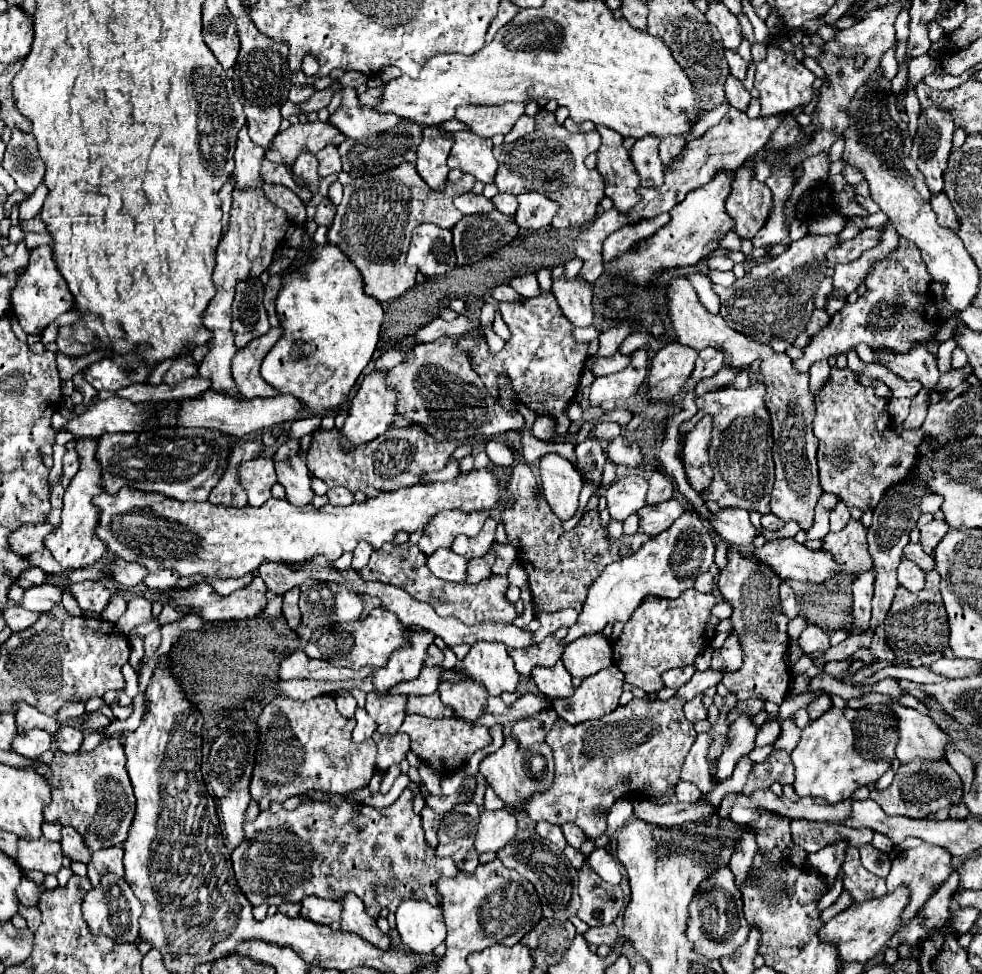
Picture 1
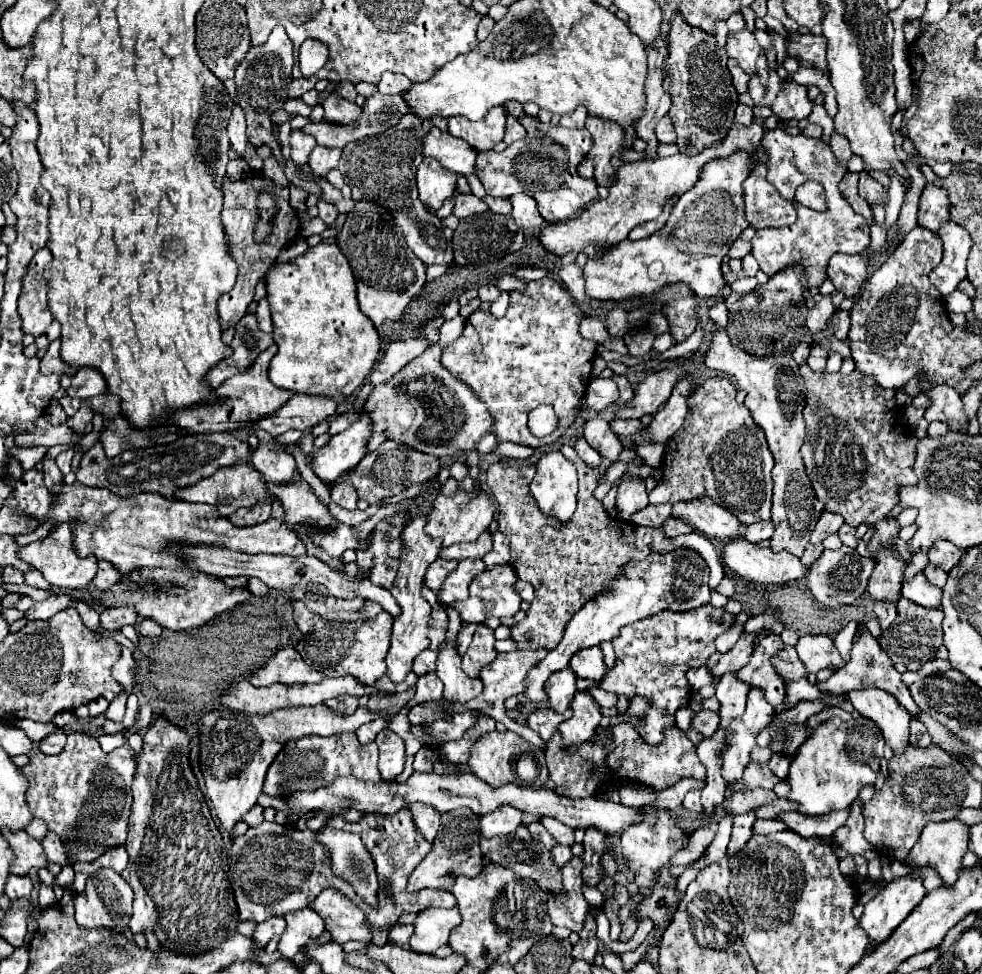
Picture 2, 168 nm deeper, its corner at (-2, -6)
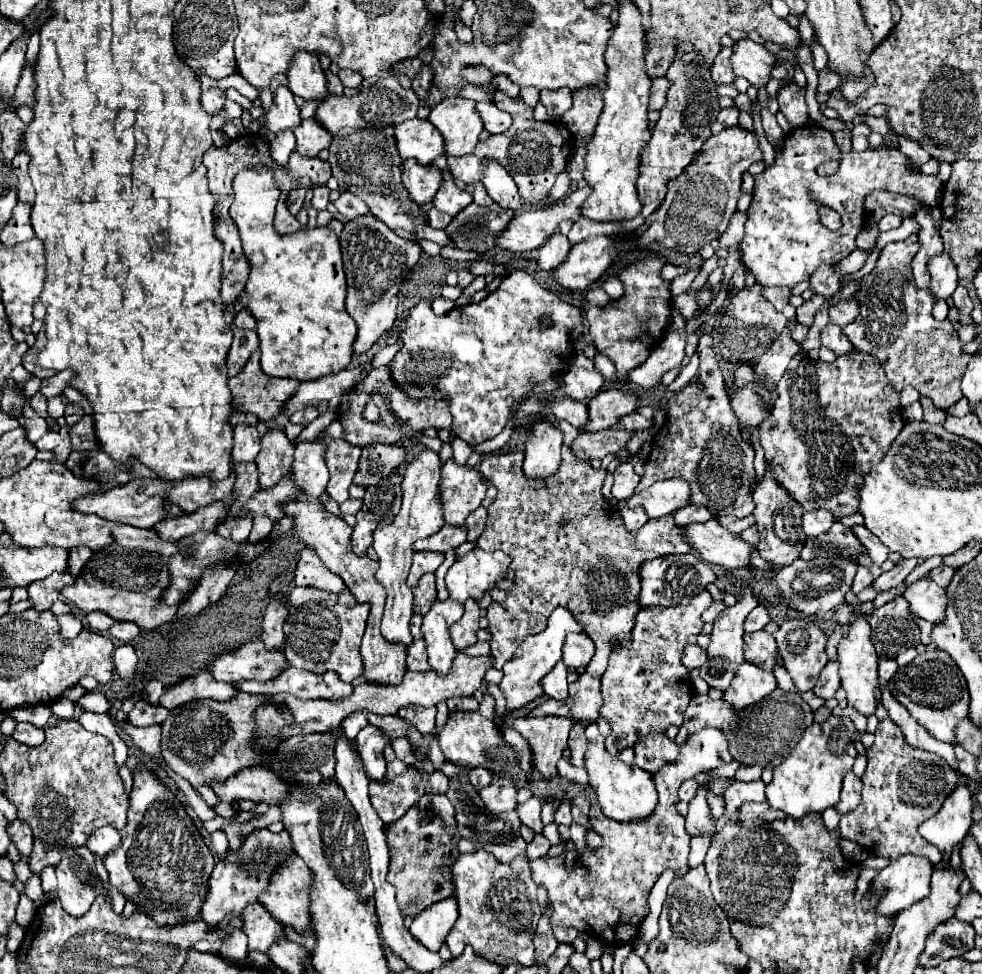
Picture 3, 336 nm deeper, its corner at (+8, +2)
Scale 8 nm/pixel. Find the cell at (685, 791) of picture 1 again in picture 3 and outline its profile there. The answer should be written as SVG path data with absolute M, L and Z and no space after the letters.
M686 780L686 782L680 786L680 800L690 802L690 800L694 798L694 794L696 794L698 786L700 786L700 784L698 784L696 780Z

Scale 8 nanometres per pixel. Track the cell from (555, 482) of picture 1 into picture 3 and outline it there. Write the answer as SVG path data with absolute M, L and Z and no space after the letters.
M532 422L524 450L524 474L528 478L548 478L554 474L560 466L560 446L562 432L552 422Z

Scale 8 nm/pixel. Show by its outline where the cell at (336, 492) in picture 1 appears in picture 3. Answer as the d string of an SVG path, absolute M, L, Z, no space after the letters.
M324 430L316 436L316 440L322 440L322 444L326 444L326 466L330 472L330 482L326 492L338 504L342 504L344 500L348 500L348 488L356 474L362 448L352 446L344 440L334 440Z

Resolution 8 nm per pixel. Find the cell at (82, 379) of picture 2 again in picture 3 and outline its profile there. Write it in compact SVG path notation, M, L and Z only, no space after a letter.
M62 370L62 372L56 372L52 378L44 378L42 380L42 386L40 386L40 392L50 398L50 396L58 396L62 394L62 390L68 386L70 378L74 376L74 372L70 370Z

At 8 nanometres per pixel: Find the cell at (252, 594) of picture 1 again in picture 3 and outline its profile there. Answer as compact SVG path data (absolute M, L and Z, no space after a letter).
M112 544L94 552L94 556L82 568L82 576L76 578L72 586L62 588L66 602L72 602L82 612L106 612L116 622L134 622L142 630L152 630L176 616L176 606L166 606L162 602L162 592L170 582L168 562L156 552L146 552L140 548L122 548Z

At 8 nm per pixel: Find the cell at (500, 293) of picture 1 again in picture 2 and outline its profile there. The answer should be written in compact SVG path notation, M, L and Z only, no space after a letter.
M482 286L480 290L478 290L478 300L482 300L482 302L496 302L500 298L500 288L498 286Z

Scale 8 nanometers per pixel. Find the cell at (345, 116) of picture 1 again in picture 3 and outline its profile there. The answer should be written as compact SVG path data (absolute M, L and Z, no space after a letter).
M310 52L294 54L294 60L290 60L290 70L286 70L286 78L288 78L288 90L296 96L302 96L304 100L324 100L328 96L324 70L318 64L318 56L310 56Z

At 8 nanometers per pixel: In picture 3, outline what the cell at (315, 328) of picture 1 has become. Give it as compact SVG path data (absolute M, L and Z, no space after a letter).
M258 164L254 168L244 168L234 178L234 202L230 206L230 216L236 222L242 238L244 256L248 258L252 270L244 284L238 302L256 318L256 332L260 338L260 364L264 374L276 378L294 378L300 382L316 380L346 368L352 360L352 342L356 338L356 324L344 308L346 300L346 280L342 270L342 256L338 236L328 228L306 228L294 234L278 234L272 226L276 202L280 198L280 186L274 172Z

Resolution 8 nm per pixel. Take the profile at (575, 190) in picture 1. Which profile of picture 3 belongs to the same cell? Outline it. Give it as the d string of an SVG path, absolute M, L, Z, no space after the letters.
M502 90L494 92L494 104L498 110L508 112L512 116L512 126L502 132L494 134L488 140L480 142L474 152L464 154L464 156L450 156L448 158L448 170L456 180L462 180L464 184L474 184L480 182L482 178L482 160L498 160L508 174L514 178L516 186L520 188L522 198L526 198L532 204L540 204L542 198L546 198L554 186L554 180L560 172L564 172L568 156L574 148L572 134L566 130L564 124L560 122L536 122L532 116L532 108L522 102L522 98L510 98Z

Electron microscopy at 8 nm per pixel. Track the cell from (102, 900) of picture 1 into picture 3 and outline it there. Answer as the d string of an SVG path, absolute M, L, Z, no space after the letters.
M86 846L66 848L60 864L54 870L56 870L56 876L58 876L58 898L62 902L62 908L70 916L82 916L84 912L88 912L94 898L98 894L102 894L102 880L100 880L100 876L96 876L92 852Z

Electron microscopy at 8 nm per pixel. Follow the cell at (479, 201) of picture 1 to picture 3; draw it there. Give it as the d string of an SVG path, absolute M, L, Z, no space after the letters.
M442 182L440 190L434 196L434 206L440 212L446 212L450 216L456 216L462 208L466 208L472 202L472 196L466 190L460 190L454 182Z

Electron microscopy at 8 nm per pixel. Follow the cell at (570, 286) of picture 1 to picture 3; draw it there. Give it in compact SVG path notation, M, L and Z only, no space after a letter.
M556 232L554 236L550 236L550 240L546 240L546 244L542 244L542 248L538 250L538 266L546 272L554 270L558 264L562 264L568 256L568 250L570 250L570 242L564 234Z

